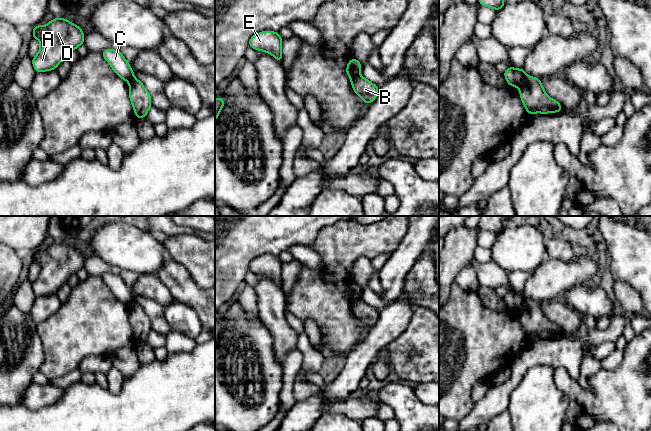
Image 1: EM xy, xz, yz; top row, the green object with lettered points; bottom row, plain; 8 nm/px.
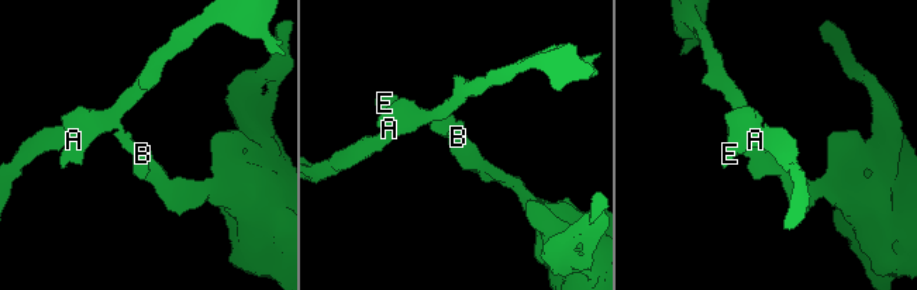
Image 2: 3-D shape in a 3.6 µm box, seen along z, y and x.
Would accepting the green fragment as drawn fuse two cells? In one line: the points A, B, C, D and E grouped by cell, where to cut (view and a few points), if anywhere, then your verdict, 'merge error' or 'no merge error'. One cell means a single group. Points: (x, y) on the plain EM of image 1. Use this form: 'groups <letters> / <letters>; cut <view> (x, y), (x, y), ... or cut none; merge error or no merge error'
groups A C D E / B; cut yz (527, 299), (518, 310); merge error

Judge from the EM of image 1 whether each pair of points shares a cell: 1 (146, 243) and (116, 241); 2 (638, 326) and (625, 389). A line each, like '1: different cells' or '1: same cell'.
1: same cell
2: different cells

